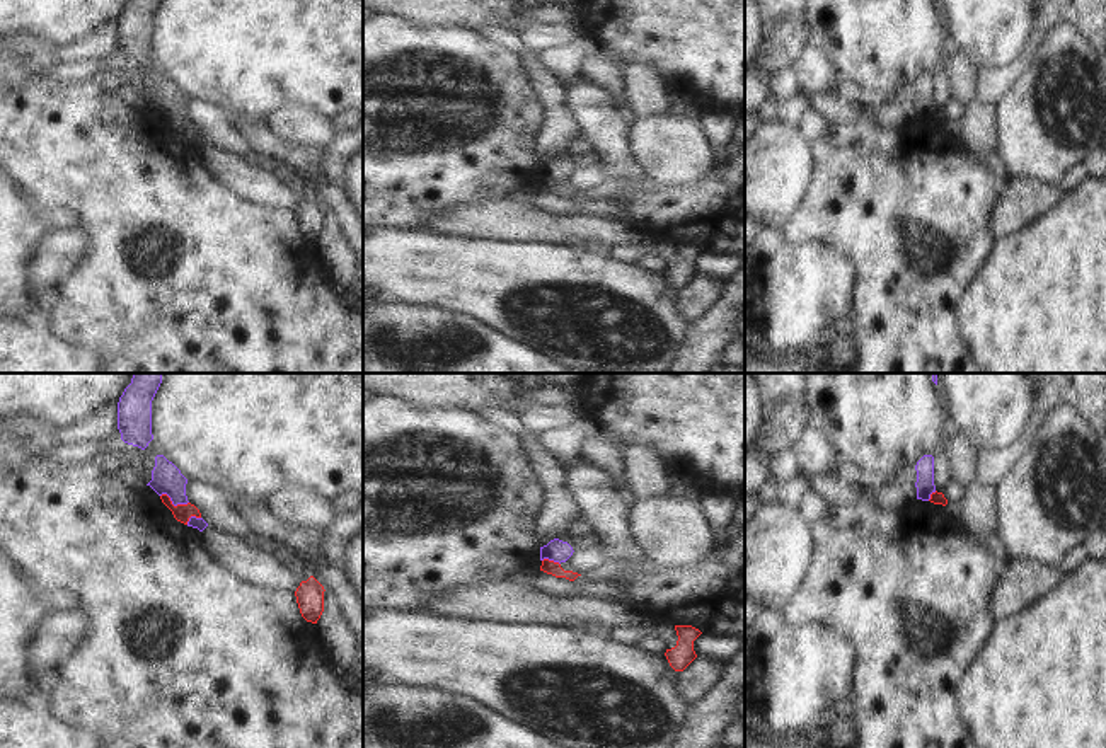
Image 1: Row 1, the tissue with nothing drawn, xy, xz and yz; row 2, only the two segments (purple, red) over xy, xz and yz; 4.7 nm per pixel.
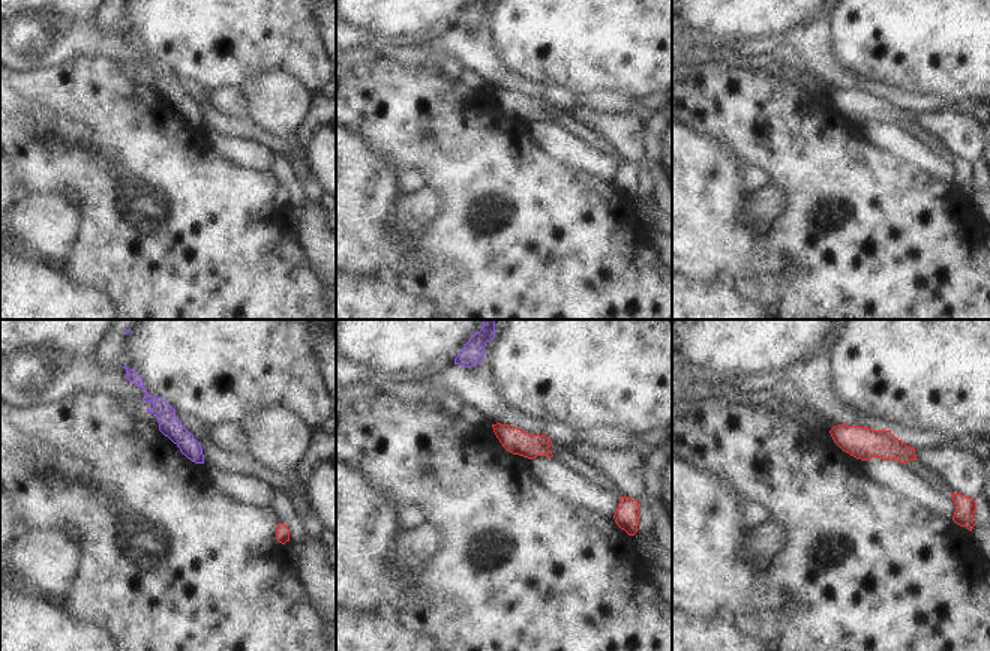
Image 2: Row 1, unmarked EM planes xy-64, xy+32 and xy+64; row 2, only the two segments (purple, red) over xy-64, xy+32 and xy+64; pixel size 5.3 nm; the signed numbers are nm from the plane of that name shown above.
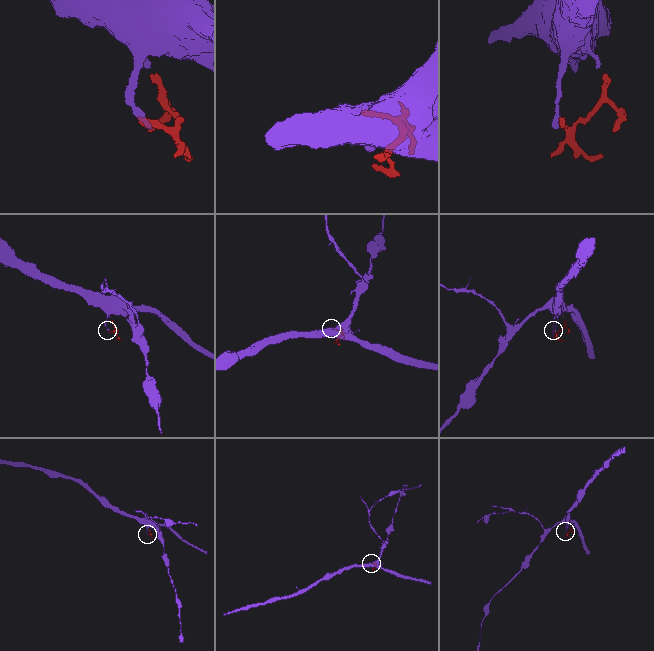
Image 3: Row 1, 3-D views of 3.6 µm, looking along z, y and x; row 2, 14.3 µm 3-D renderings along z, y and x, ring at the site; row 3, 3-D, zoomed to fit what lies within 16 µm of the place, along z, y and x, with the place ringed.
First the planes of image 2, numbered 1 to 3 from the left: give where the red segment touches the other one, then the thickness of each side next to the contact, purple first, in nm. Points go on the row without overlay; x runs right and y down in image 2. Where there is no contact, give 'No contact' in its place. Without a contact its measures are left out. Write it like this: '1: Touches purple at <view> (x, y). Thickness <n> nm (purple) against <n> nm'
1: No contact
2: No contact
3: No contact

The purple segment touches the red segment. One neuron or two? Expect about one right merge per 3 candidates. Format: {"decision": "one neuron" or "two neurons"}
{"decision": "two neurons"}

